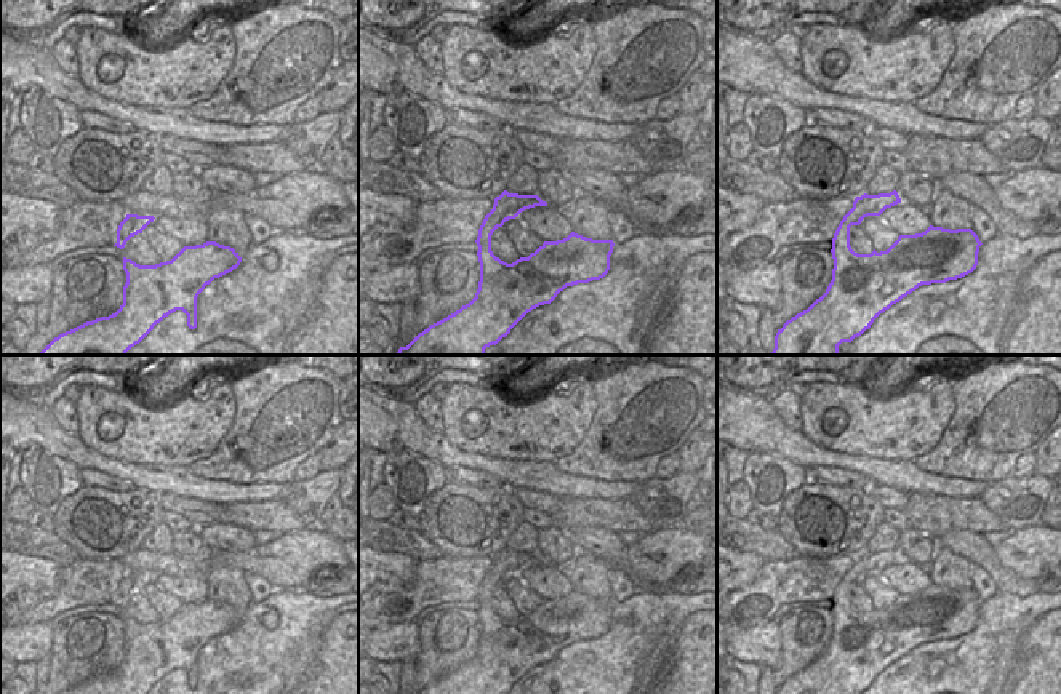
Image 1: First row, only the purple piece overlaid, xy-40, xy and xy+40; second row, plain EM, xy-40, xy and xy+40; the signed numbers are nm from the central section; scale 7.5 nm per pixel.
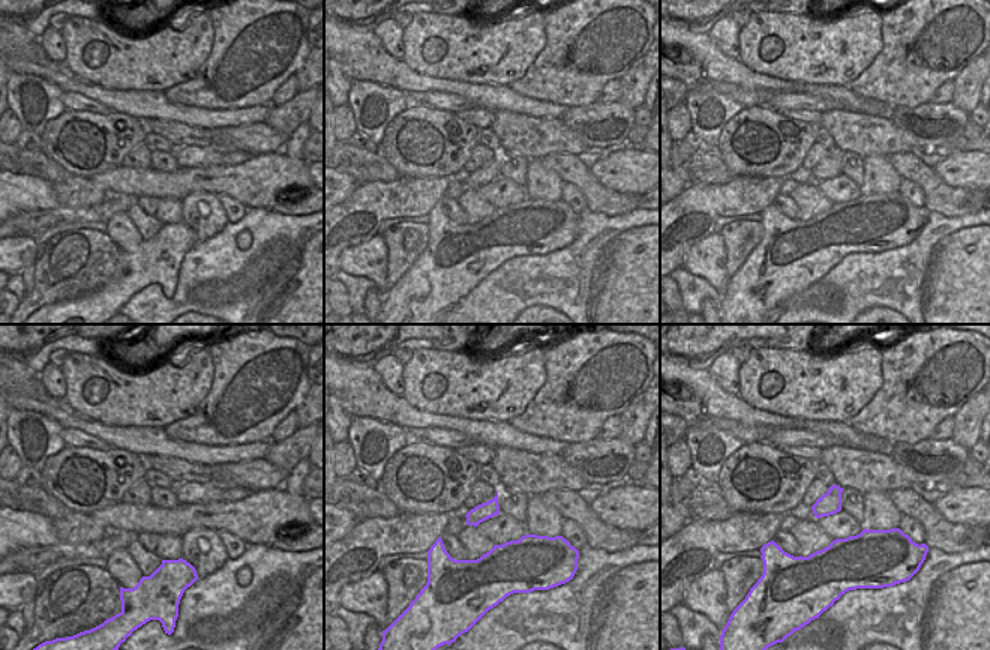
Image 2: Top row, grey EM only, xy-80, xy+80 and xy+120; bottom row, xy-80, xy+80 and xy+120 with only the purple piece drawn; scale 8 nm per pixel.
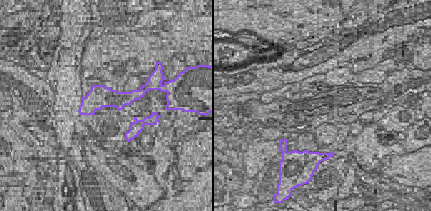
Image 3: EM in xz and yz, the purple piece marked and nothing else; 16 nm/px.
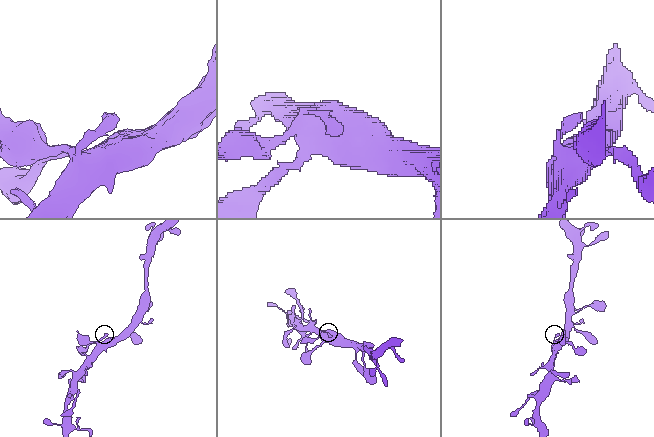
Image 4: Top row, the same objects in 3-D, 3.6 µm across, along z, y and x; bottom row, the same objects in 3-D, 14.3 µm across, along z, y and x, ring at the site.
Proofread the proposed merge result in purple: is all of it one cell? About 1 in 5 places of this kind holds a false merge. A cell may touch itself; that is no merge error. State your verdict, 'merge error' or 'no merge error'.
no merge error

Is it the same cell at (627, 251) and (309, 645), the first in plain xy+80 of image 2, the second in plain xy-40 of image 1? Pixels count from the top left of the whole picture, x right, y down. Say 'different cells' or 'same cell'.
different cells

